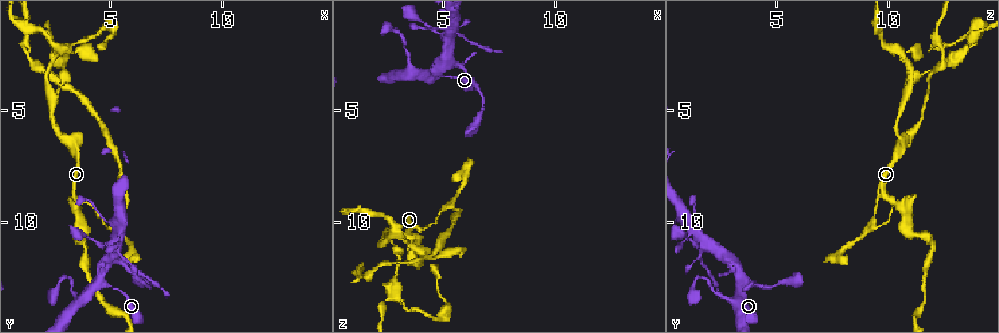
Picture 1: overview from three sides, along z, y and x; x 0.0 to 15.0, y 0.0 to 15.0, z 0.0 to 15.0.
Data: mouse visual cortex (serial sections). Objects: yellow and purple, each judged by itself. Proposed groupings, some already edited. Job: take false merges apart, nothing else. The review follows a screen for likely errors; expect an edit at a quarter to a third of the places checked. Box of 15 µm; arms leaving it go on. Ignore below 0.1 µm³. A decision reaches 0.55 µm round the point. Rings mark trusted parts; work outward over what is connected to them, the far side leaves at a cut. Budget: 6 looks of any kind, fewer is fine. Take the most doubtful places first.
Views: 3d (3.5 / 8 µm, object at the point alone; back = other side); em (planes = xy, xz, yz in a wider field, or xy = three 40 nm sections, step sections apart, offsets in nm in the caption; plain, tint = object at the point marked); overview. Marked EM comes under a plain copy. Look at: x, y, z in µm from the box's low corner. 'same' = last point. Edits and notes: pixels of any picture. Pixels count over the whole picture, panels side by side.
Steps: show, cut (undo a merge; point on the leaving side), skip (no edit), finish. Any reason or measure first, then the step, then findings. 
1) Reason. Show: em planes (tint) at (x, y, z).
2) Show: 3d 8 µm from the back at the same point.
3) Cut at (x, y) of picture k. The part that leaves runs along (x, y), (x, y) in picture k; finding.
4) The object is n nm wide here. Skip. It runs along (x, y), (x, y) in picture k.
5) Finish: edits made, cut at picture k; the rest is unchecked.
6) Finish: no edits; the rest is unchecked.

Two arms in line, one across. Show: 3d 3.5 µm at (2.5, 4.4, 10.8).

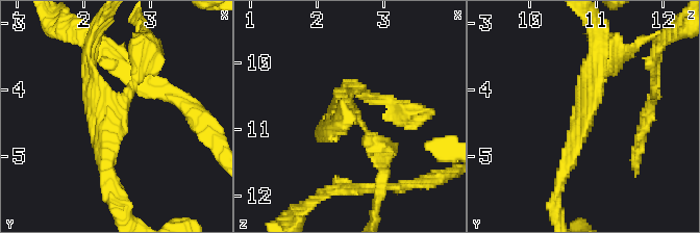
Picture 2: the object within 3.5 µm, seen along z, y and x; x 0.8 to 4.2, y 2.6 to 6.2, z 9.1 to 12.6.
Show: em xy step 3 (tint) at (2.40, 4.45, 10.80).

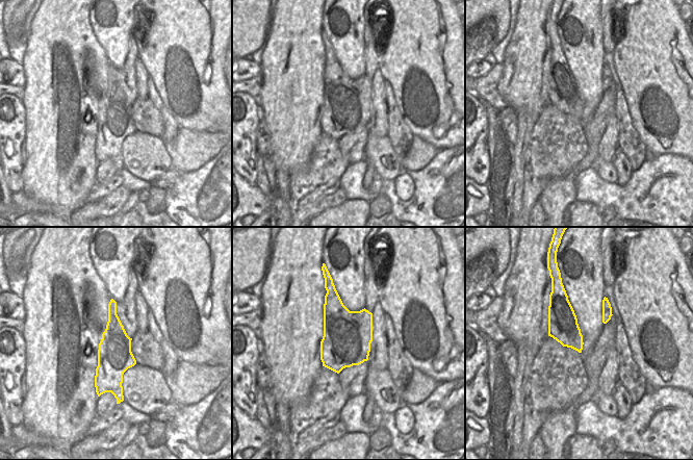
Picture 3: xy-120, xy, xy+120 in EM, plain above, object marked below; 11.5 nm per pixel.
Another direction. Show: em xy step 1 (tint) at the same point.

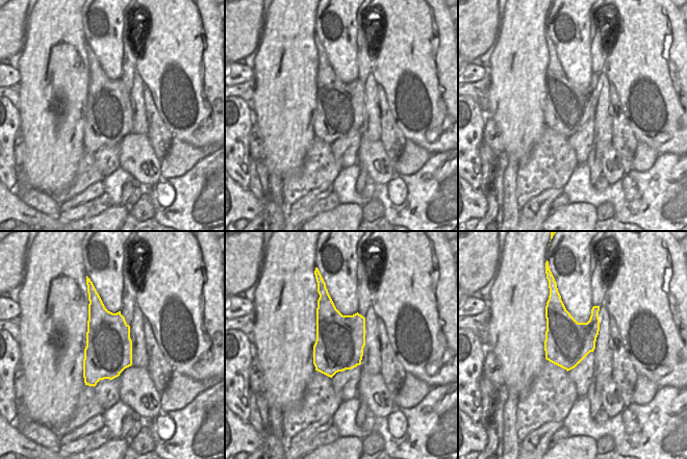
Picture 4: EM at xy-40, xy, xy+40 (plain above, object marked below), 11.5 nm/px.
3 arms meet here; the arms are 150, 200, 250 nm wide. Skip. It runs along (560, 183), (584, 103), (608, 65) in picture 2; one cell here.

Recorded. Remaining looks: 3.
Three-way junction. Show: 3d 8 µm at (3.7, 9.1, 10.2).

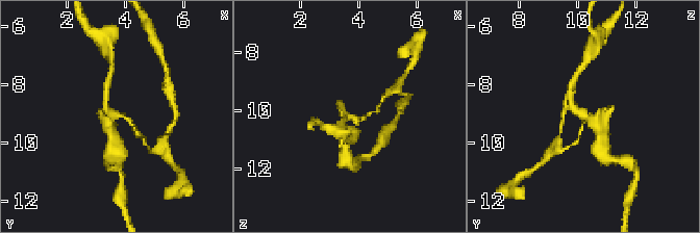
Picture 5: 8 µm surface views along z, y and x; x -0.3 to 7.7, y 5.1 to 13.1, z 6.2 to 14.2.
Show: 3d 3.5 µm at (3.6, 9.0, 10.2).

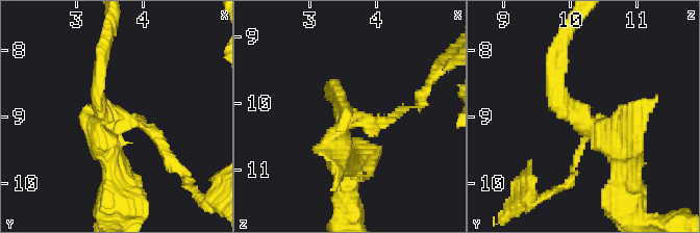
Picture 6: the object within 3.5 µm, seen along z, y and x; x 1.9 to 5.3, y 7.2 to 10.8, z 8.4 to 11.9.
3 arms meet here; the arms are 100, 200, 400 nm wide; need the tissue. Show: em xy step 1 (tint) at (3.60, 9.05, 10.20).

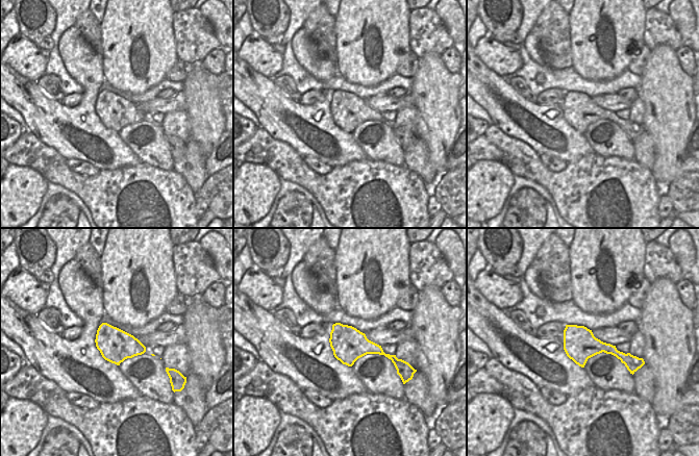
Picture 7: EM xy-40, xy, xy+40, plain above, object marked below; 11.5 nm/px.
The object is 400 nm wide here. Skip. It runs along (99, 68), (102, 109), (147, 129), (166, 157) in picture 6; continuous, no second cell.

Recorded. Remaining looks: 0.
Finish: no edits; the rest is unchecked.

